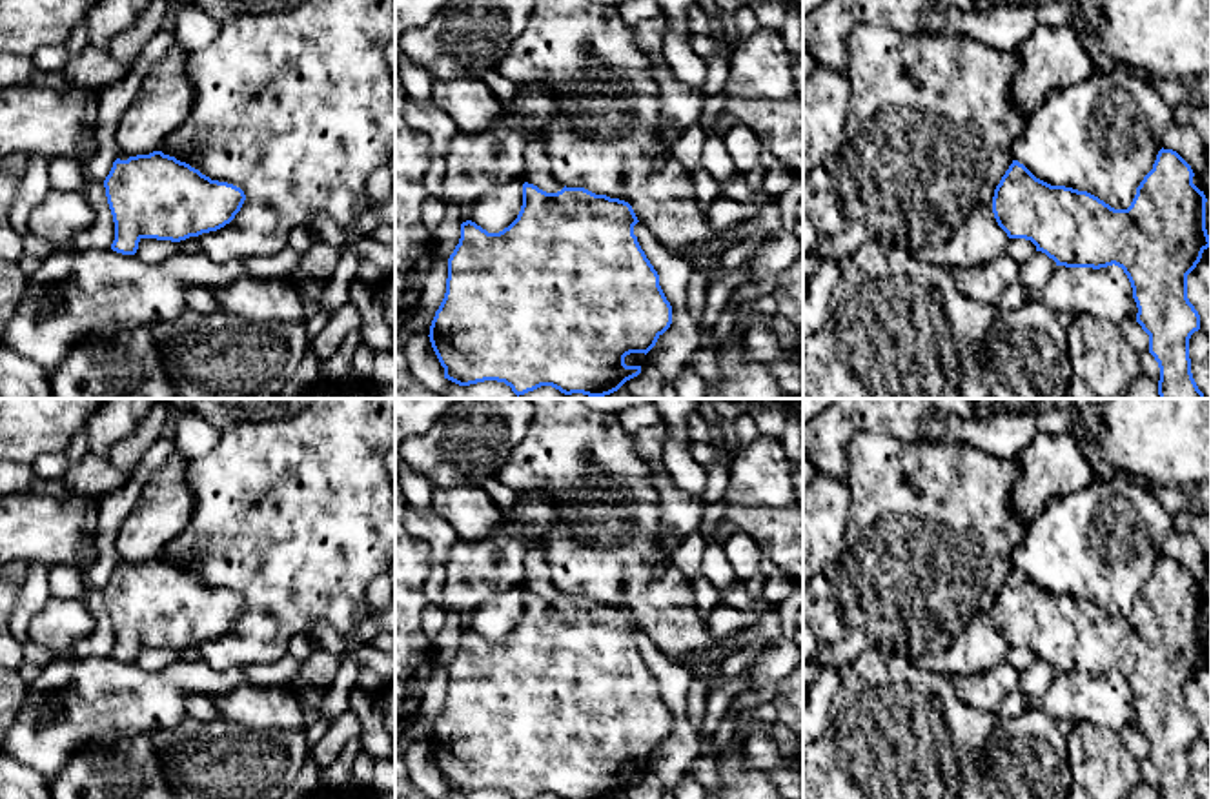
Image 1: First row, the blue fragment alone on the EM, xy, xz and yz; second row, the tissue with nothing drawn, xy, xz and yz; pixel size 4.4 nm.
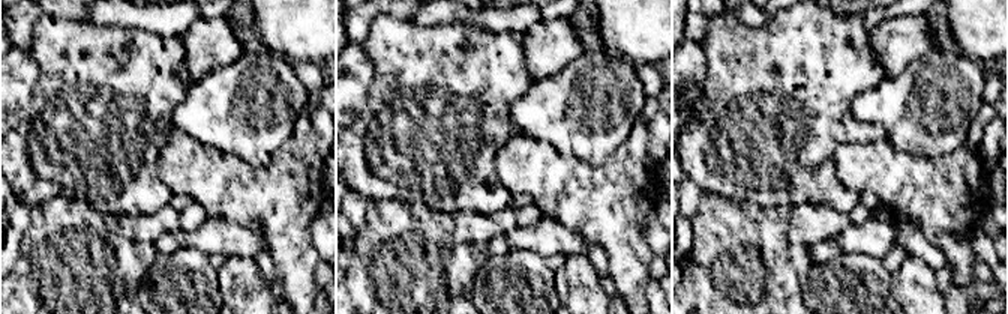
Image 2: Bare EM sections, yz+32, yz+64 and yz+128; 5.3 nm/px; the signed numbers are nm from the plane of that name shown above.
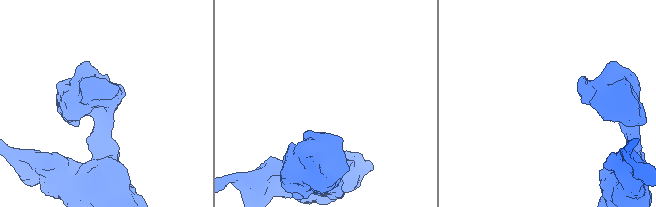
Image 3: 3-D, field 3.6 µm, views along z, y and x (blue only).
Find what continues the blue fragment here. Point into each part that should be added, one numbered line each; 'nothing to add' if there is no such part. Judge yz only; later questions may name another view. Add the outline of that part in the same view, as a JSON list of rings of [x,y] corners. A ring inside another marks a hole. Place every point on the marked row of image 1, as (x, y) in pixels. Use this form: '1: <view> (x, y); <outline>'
nothing to add

